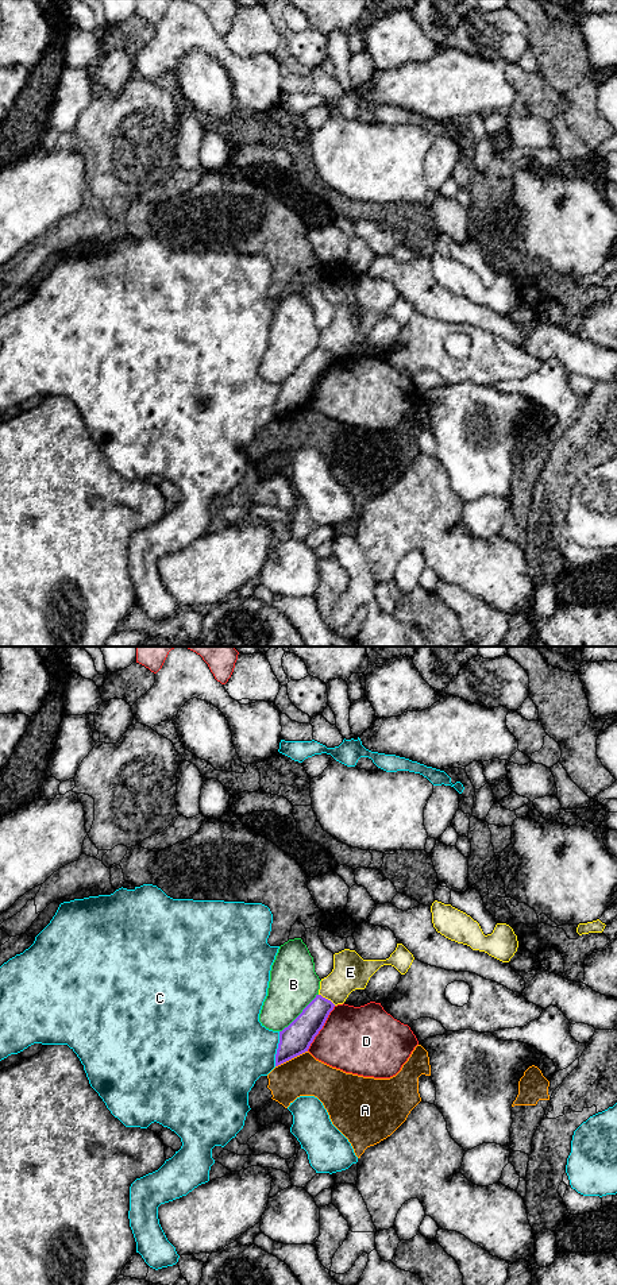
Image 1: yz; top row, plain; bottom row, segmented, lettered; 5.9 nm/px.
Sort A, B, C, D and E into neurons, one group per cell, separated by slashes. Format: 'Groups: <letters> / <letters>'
Groups: A / B / C / D / E

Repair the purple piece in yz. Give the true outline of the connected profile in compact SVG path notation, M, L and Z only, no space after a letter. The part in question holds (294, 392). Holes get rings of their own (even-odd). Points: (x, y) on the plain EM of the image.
M316 347L302 364L279 383L275 418L308 404L333 359L335 356L331 352Z

